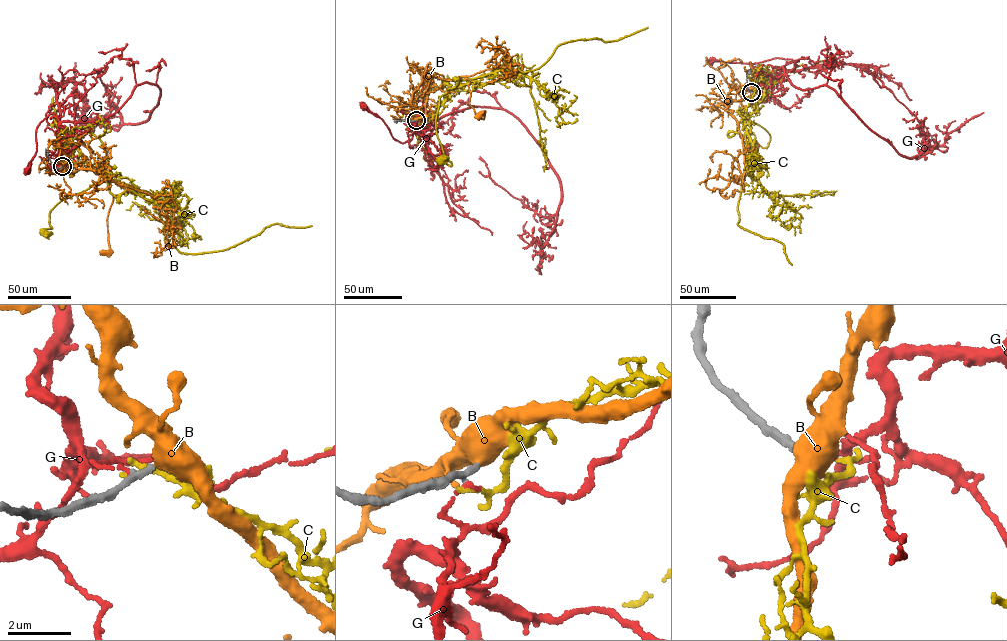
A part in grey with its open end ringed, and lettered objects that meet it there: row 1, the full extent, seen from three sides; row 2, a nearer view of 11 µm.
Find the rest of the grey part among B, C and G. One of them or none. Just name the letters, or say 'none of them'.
B

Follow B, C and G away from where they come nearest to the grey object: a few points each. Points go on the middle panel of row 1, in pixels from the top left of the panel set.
B: (415, 120), (425, 114), (430, 77), (467, 78), (470, 105), (478, 117), (483, 119), (484, 112), (479, 117)
C: (415, 120), (421, 117), (431, 119), (448, 92), (440, 96), (435, 129), (446, 163), (451, 164), (442, 160)
G: (415, 120), (413, 124), (419, 132), (413, 131), (411, 139), (401, 143), (394, 138), (383, 120), (363, 106)

